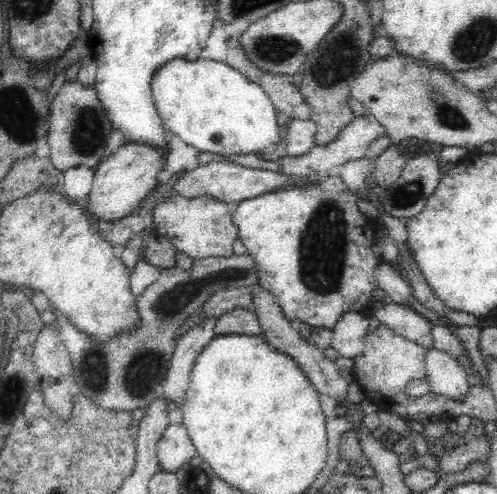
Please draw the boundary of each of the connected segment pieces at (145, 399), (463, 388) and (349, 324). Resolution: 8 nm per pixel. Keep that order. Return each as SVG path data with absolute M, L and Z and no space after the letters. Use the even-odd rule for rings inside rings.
M247 253L233 254L228 258L195 260L190 269L174 266L158 270L155 281L140 296L135 297L142 329L115 335L112 340L102 344L78 331L68 318L48 302L45 307L56 316L59 336L73 364L75 383L71 392L74 395L83 394L96 406L106 410L131 412L136 408L146 408L162 392L162 381L167 375L177 343L175 333L182 324L184 326L188 316L197 312L206 300L223 287L234 284L252 289L257 286L257 282L257 266Z
M434 348L425 356L425 380L430 394L445 396L454 402L462 402L468 394L468 373L454 356Z
M346 312L338 318L331 338L332 347L342 358L356 358L365 349L365 337L371 315L368 312Z

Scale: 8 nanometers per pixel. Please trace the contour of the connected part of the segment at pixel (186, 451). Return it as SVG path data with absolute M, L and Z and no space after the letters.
M170 423L157 444L157 459L164 473L176 473L188 460L197 455L182 424Z

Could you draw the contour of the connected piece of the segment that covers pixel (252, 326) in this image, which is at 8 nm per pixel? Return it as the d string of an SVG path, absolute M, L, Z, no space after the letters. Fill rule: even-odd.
M236 308L236 310L220 316L216 321L214 333L215 337L232 334L260 336L262 328L255 312L246 310L246 308Z

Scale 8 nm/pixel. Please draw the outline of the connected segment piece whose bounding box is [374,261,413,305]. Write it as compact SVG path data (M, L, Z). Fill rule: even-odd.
M385 261L378 263L374 268L374 277L378 281L378 288L382 288L386 296L390 296L392 303L410 304L413 288L400 276L400 272L394 270L390 263Z

